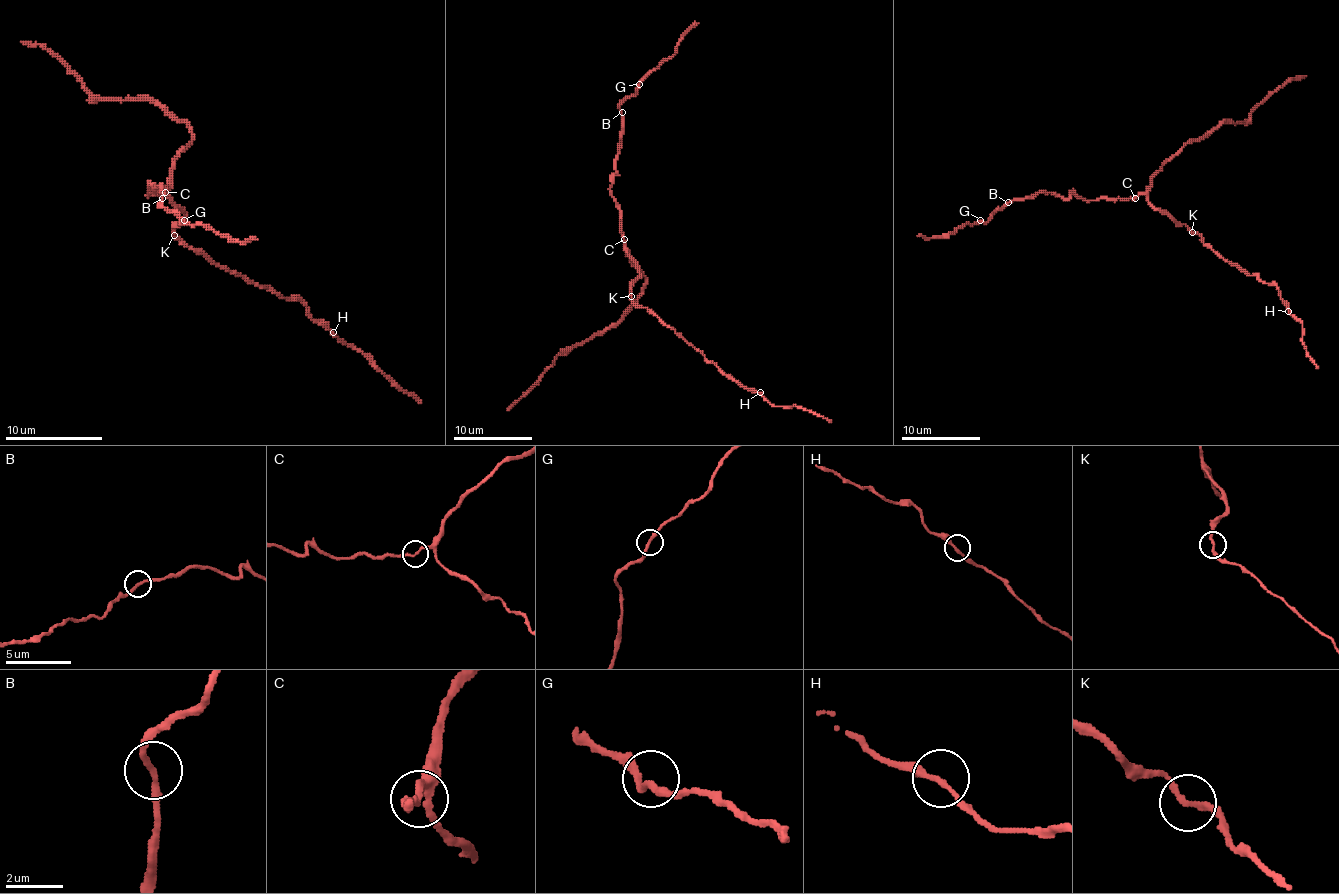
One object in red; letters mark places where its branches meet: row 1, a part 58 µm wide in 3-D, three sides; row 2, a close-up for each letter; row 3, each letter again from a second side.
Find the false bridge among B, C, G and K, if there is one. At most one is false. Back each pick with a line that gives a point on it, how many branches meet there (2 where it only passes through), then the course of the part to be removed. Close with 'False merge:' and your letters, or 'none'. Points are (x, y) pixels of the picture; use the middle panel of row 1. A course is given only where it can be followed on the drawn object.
False merge: none

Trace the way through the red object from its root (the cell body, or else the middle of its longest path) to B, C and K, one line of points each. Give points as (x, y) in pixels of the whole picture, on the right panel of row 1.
B: (1170, 214), (1160, 212), (1144, 194), (1087, 200), (1073, 194), (1061, 198), (1036, 192), (1008, 202)
C: (1170, 214), (1160, 212), (1144, 194), (1134, 198)
K: (1170, 214), (1192, 232)

